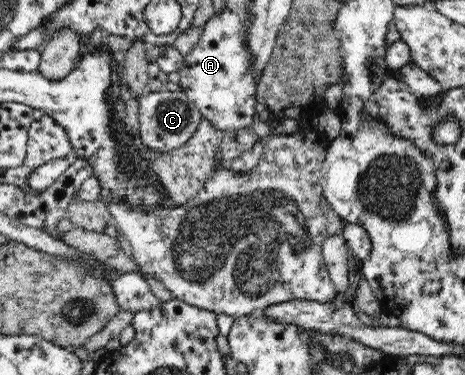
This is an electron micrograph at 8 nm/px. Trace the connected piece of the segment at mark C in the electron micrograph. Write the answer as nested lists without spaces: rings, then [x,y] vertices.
[[[164,88],[159,92],[150,92],[149,95],[141,96],[139,111],[139,138],[142,145],[161,153],[182,147],[194,135],[202,120],[200,111],[181,89],[170,92]]]

